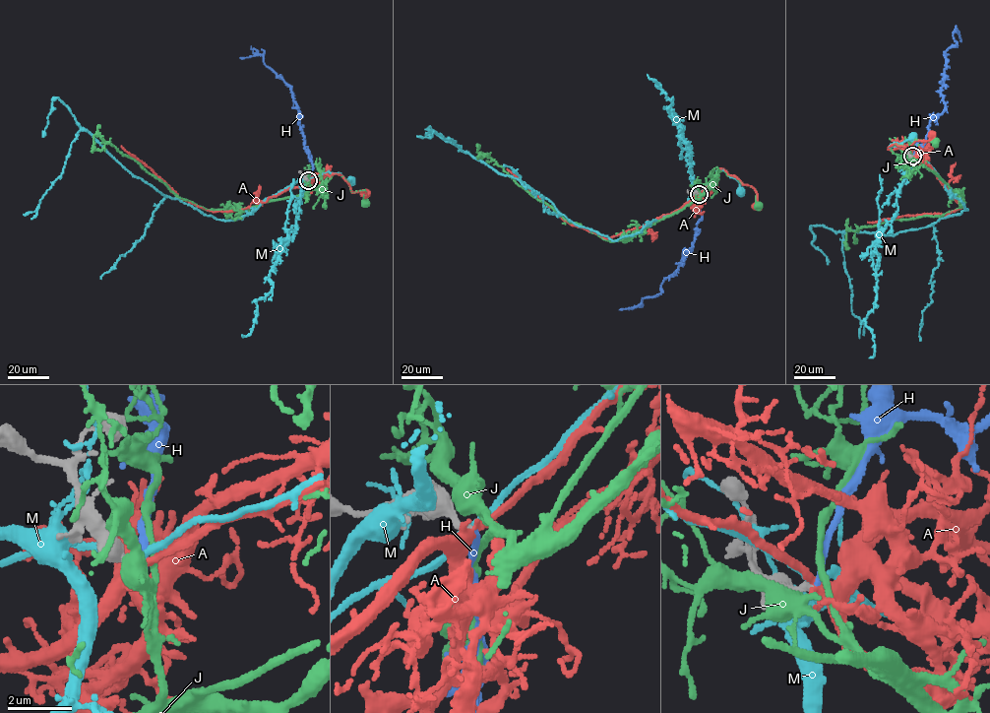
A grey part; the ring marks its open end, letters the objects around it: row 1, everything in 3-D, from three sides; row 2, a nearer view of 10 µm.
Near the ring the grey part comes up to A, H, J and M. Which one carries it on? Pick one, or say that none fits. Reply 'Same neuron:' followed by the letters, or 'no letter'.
Same neuron: H

